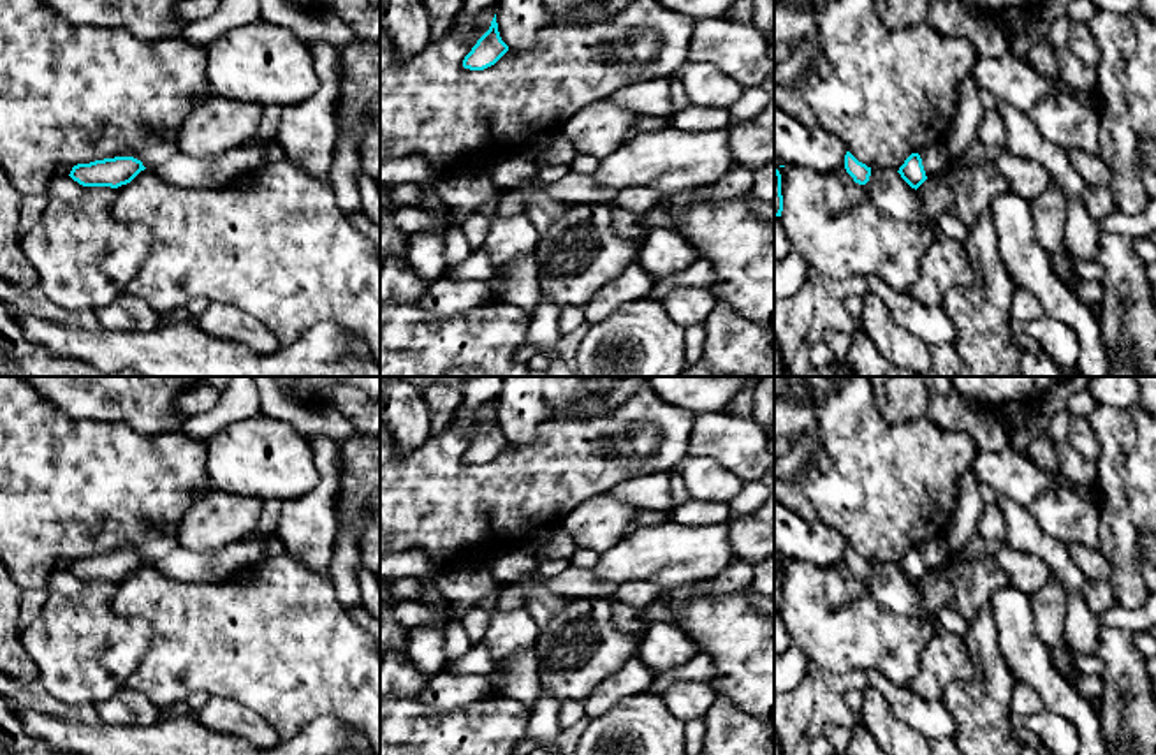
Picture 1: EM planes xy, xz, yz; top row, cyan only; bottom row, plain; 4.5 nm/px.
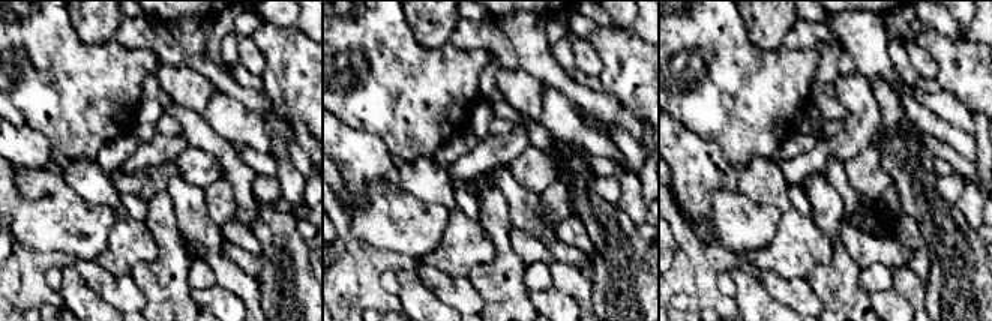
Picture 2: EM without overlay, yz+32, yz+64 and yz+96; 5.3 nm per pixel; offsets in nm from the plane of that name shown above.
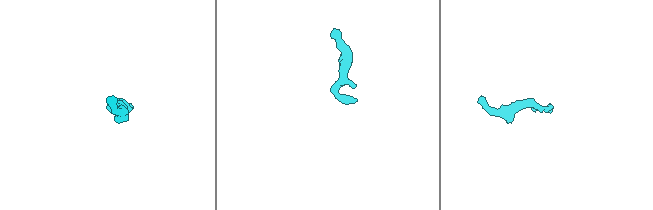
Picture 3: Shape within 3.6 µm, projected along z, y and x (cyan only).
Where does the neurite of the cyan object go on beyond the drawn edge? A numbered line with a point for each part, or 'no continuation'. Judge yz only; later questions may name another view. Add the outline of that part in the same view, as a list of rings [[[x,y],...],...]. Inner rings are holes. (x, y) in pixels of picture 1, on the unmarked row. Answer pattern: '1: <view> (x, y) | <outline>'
1: yz (935, 551) | [[[945,533],[933,535],[926,542],[922,542],[918,549],[922,553],[922,560],[927,572],[945,565],[952,556]]]

